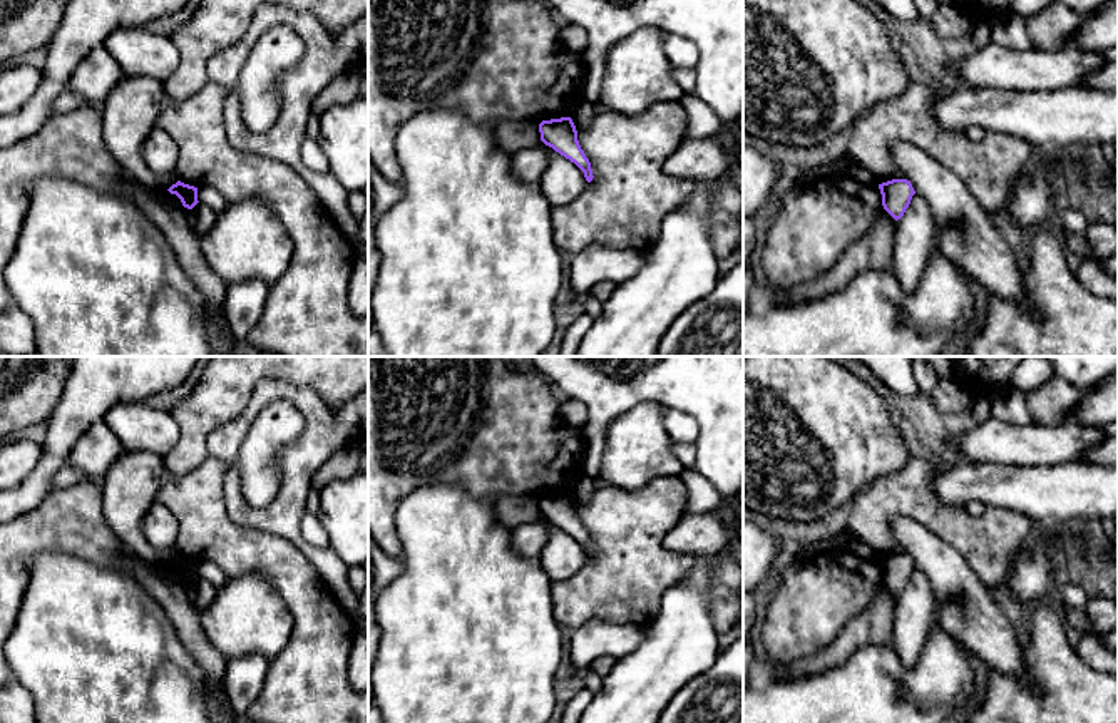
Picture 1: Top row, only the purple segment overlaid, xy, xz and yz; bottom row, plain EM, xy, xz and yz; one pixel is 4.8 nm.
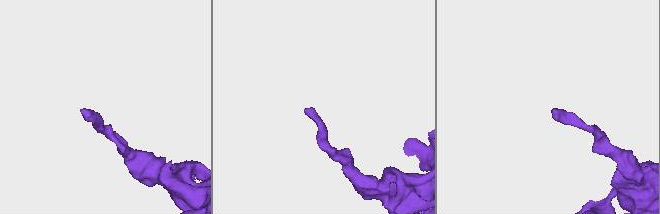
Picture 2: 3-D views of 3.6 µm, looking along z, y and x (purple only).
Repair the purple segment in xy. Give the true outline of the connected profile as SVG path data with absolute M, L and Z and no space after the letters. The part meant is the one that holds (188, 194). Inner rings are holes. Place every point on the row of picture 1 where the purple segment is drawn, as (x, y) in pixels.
M177 181L167 189L171 194L176 194L182 206L187 209L192 209L199 201L197 201L197 187L184 184Z

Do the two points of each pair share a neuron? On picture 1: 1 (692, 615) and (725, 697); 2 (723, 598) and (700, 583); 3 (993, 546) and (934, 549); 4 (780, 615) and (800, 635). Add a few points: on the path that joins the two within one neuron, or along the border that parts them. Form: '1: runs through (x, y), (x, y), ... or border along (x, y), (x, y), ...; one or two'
1: border along (720, 650), (715, 661), (682, 688); two
2: border along (725, 556), (713, 564), (708, 593), (715, 626); two
3: border along (919, 524), (948, 543), (978, 576); two
4: runs through (785, 620), (795, 630); one

